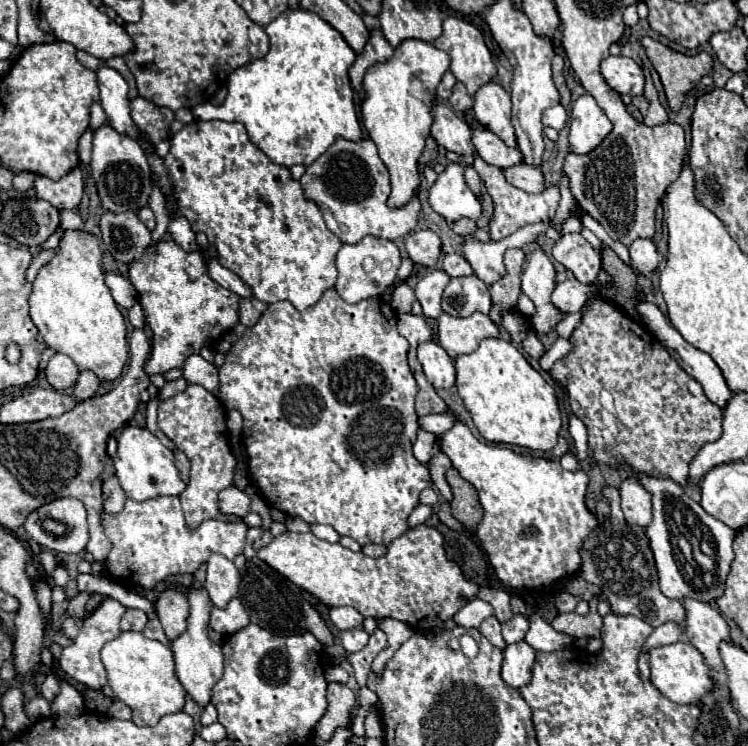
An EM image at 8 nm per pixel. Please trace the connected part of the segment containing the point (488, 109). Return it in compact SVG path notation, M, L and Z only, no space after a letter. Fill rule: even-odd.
M490 82L490 84L484 84L476 96L474 96L474 114L476 114L476 120L488 128L490 132L494 132L496 136L500 136L506 146L518 146L516 138L514 138L514 126L512 126L512 120L510 120L510 94Z

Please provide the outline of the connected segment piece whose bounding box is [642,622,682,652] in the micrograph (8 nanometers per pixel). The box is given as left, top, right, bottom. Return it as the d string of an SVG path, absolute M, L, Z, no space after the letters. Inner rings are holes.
M666 622L662 626L658 626L644 642L642 646L642 652L648 652L650 648L656 648L656 646L664 646L664 644L672 644L672 642L678 642L682 640L682 628L674 622Z

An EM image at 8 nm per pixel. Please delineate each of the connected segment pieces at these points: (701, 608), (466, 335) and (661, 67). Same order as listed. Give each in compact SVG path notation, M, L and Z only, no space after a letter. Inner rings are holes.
M686 598L684 600L684 608L686 608L686 638L688 642L700 650L700 654L706 658L706 664L712 666L712 670L716 672L726 672L722 670L722 656L718 654L718 646L724 642L730 642L732 636L730 636L730 626L728 622L724 620L724 616L720 614L718 608L710 606L710 604L702 604L698 600L692 600L692 598Z
M474 312L468 318L452 318L442 314L438 318L438 340L450 358L470 354L478 348L482 338L498 338L500 330L486 314Z
M644 36L640 42L642 42L652 66L660 74L670 110L674 110L674 112L680 110L686 94L708 72L706 52L700 52L696 56L686 56L686 54L670 50L668 46L652 40L650 36Z

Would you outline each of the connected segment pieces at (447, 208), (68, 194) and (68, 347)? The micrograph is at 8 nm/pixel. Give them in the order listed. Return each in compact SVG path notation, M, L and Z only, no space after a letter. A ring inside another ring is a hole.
M448 164L438 176L436 184L430 188L428 202L434 212L438 212L446 222L456 222L460 218L478 220L482 216L482 206L474 192L464 182L462 164Z
M74 168L58 182L54 182L46 176L36 176L34 188L36 188L38 200L50 202L58 210L76 210L82 200L82 192L84 192L80 168Z
M66 230L56 256L42 266L30 294L30 318L44 336L46 344L70 356L80 372L92 370L100 380L120 378L128 362L126 322L120 314L102 272L102 250L96 236L84 230Z

